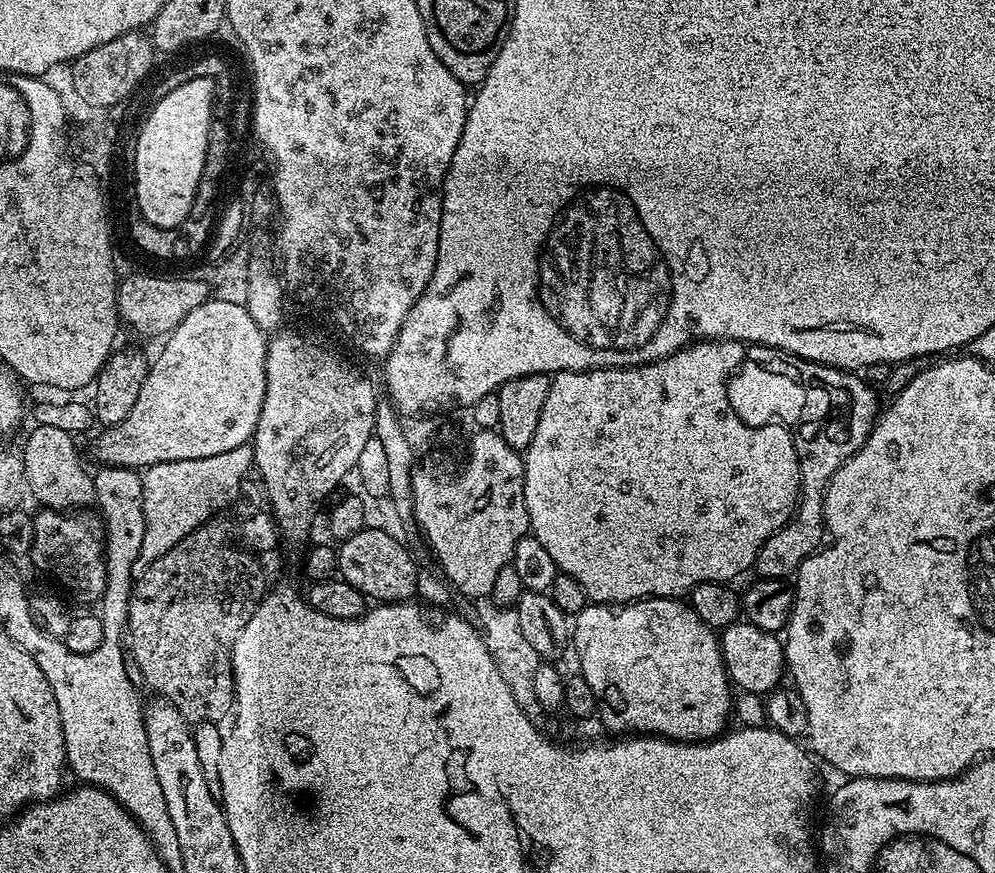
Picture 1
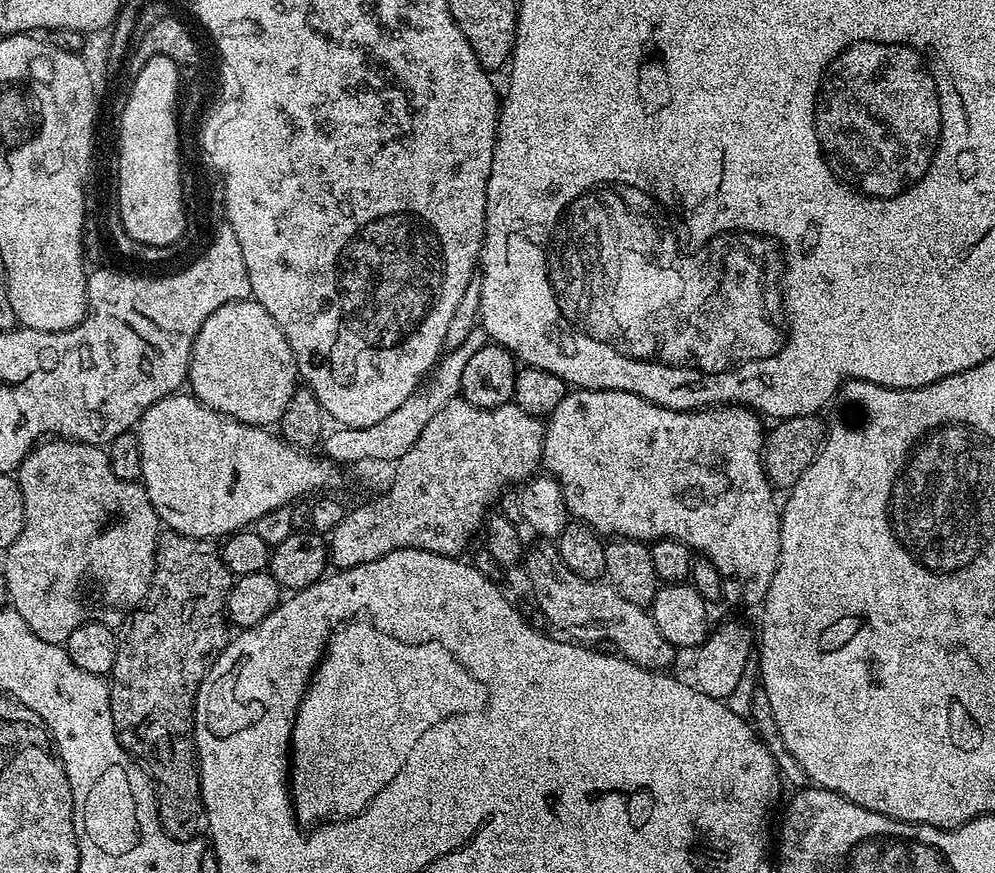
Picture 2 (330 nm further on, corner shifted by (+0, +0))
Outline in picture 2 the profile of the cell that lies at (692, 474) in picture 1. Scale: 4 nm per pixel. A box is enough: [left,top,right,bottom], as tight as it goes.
[542,388,781,608]

